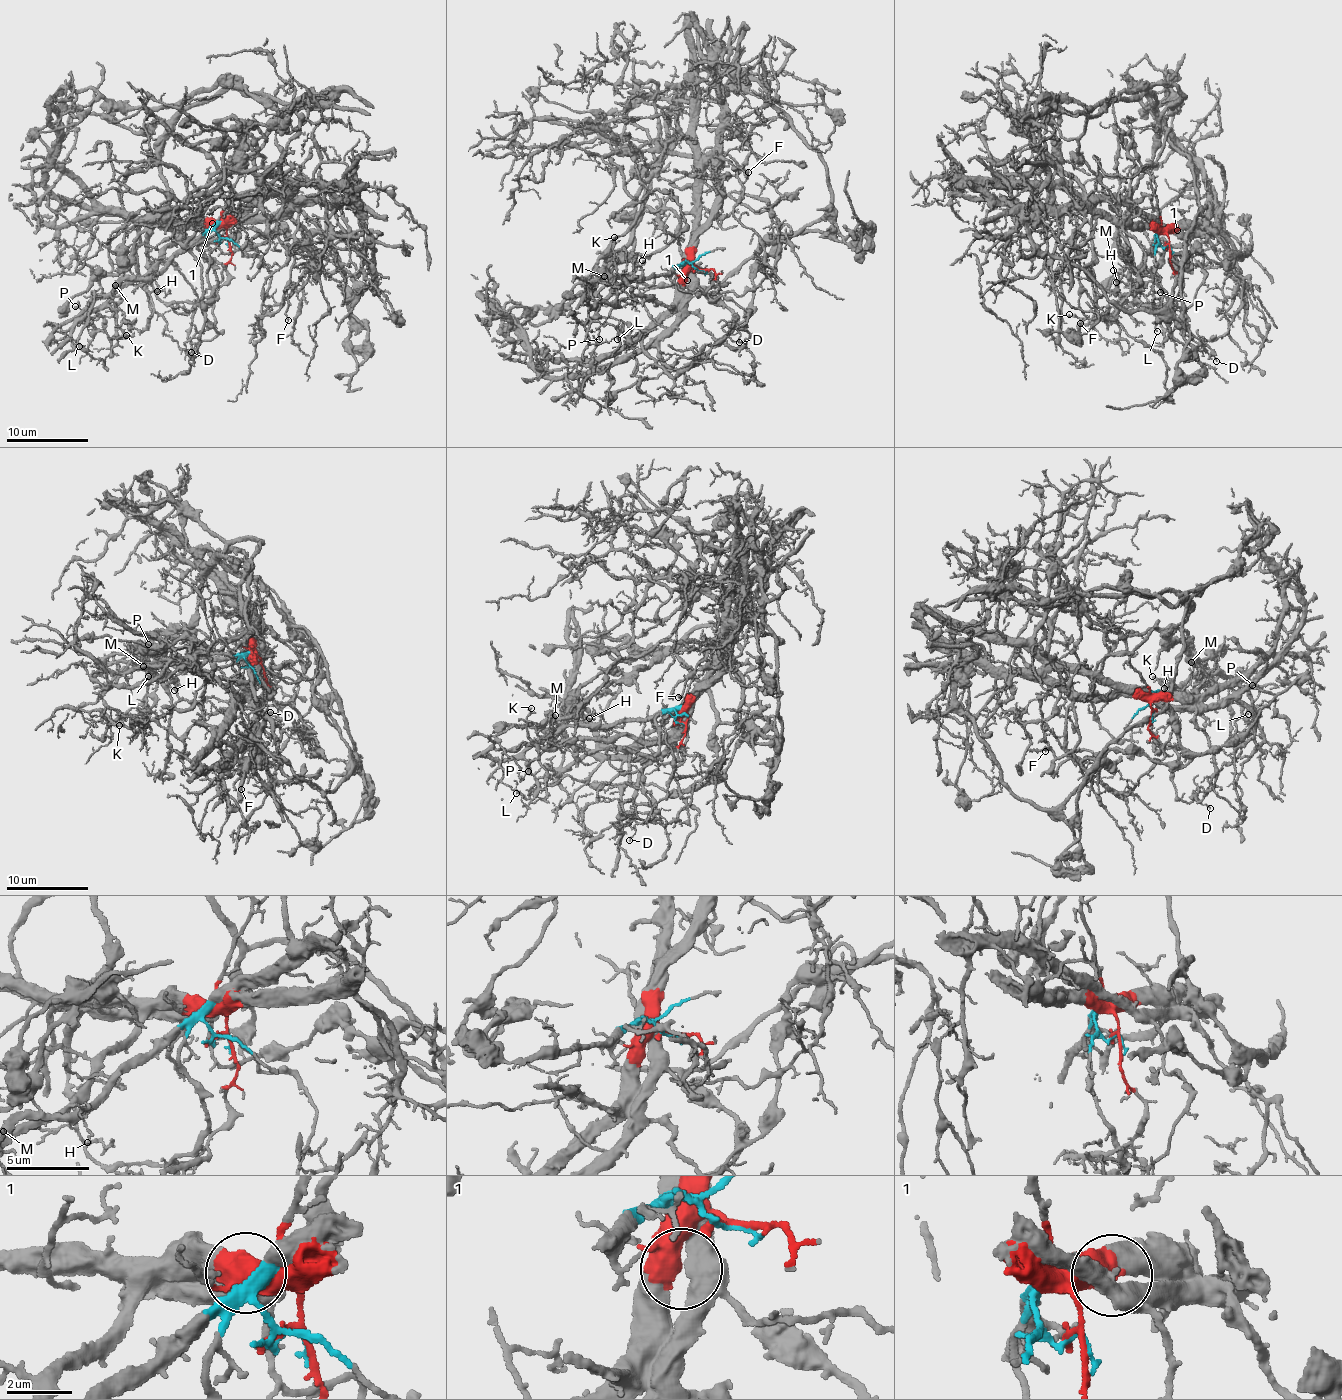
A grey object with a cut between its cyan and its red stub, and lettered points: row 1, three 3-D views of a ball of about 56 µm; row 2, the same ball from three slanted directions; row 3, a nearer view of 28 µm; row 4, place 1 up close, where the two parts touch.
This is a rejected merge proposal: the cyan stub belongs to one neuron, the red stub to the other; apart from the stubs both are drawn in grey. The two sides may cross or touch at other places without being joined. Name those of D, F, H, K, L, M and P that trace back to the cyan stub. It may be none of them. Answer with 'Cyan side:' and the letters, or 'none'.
Cyan side: D, H, L, M

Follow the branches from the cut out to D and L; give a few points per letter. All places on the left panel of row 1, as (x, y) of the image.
D: (225, 238), (212, 232), (203, 245), (216, 286), (199, 301), (202, 315), (218, 334), (197, 343), (190, 352)
L: (225, 238), (219, 239), (214, 232), (202, 232), (159, 271), (123, 279), (59, 325), (56, 328), (79, 346)

